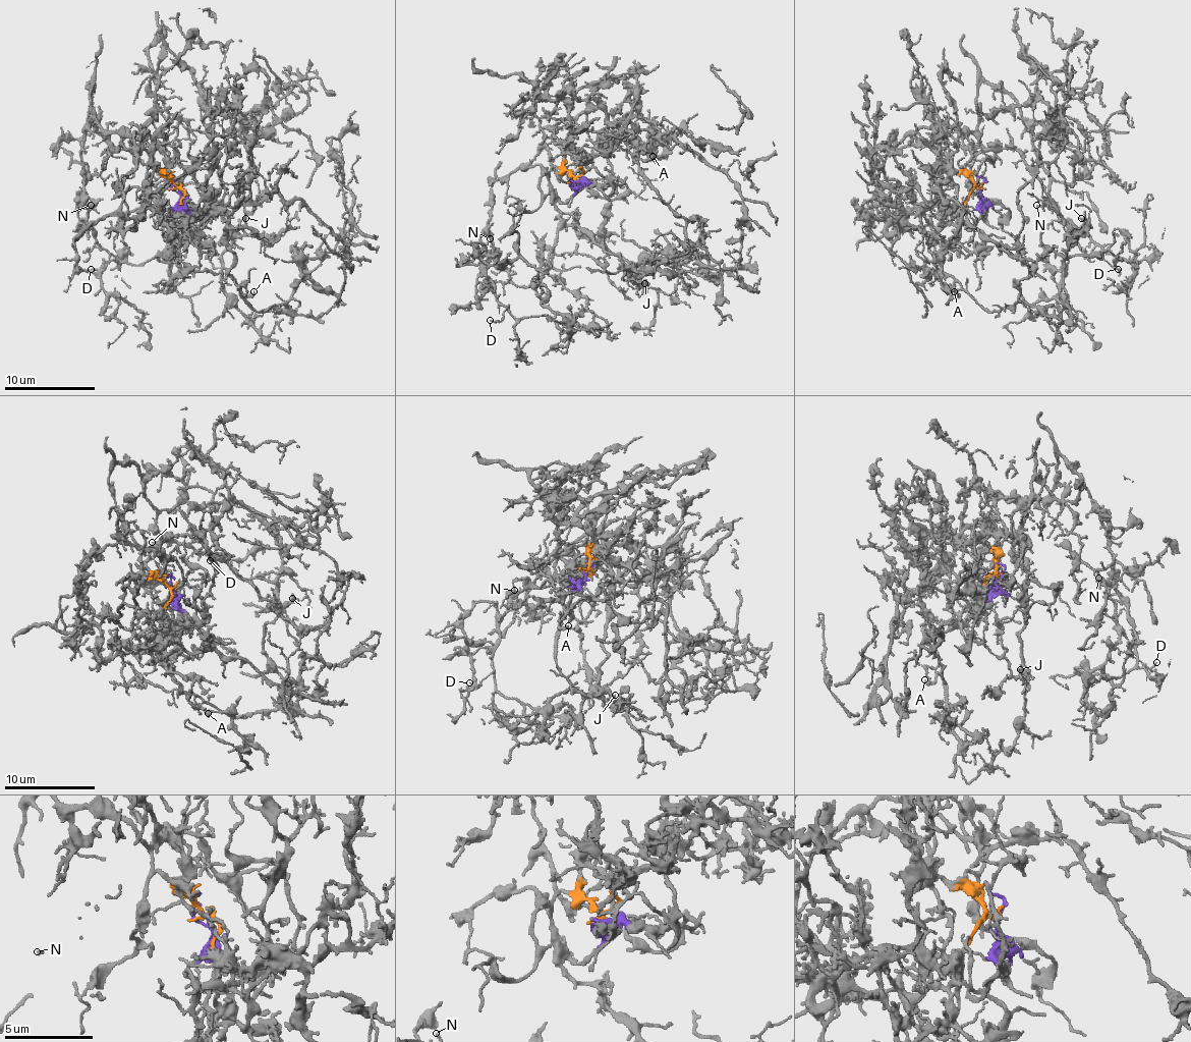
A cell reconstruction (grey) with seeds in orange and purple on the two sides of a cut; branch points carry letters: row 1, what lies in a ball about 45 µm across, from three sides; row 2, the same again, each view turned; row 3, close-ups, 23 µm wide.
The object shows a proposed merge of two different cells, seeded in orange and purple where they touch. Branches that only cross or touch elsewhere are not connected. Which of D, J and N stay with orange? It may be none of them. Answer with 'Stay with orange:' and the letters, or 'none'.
Stay with orange: D, J, N

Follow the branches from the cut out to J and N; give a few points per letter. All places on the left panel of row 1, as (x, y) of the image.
J: (172, 189), (174, 185), (152, 165), (149, 154), (163, 145), (176, 152), (235, 228), (246, 217)
N: (172, 189), (139, 143), (99, 124), (93, 84), (83, 133), (83, 195), (91, 206)

